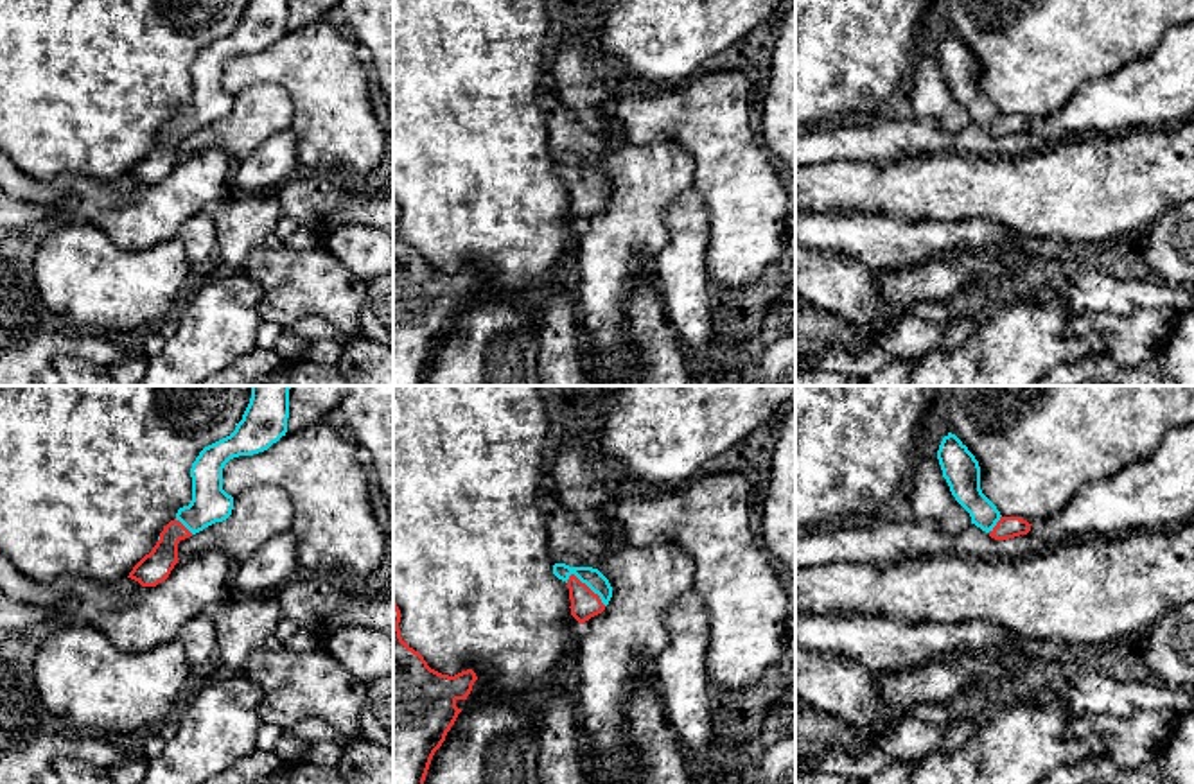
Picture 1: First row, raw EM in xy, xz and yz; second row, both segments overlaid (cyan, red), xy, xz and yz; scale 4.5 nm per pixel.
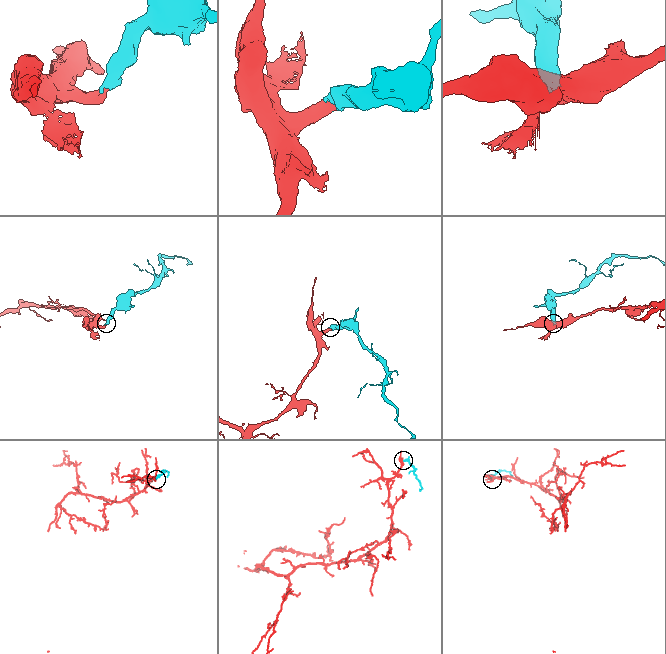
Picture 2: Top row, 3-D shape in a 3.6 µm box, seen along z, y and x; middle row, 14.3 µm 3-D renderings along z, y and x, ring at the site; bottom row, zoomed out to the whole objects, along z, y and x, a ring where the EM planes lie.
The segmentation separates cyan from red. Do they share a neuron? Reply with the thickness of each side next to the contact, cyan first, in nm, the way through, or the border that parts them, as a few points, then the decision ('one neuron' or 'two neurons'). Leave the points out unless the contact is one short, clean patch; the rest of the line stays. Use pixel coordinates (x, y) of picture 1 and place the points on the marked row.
calibres 90 and 130 nm; way xz (593, 578), (588, 585), (588, 600), (584, 603); one neuron

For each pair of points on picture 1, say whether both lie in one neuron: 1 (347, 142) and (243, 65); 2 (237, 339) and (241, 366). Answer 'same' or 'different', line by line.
1: same
2: different

